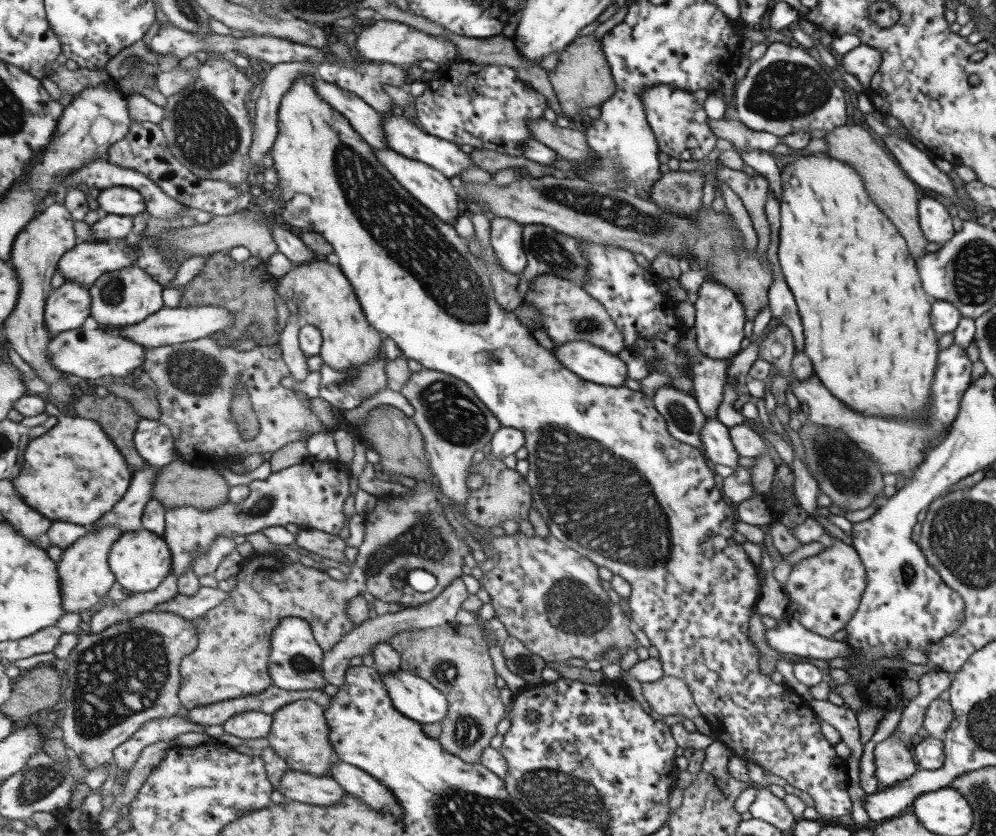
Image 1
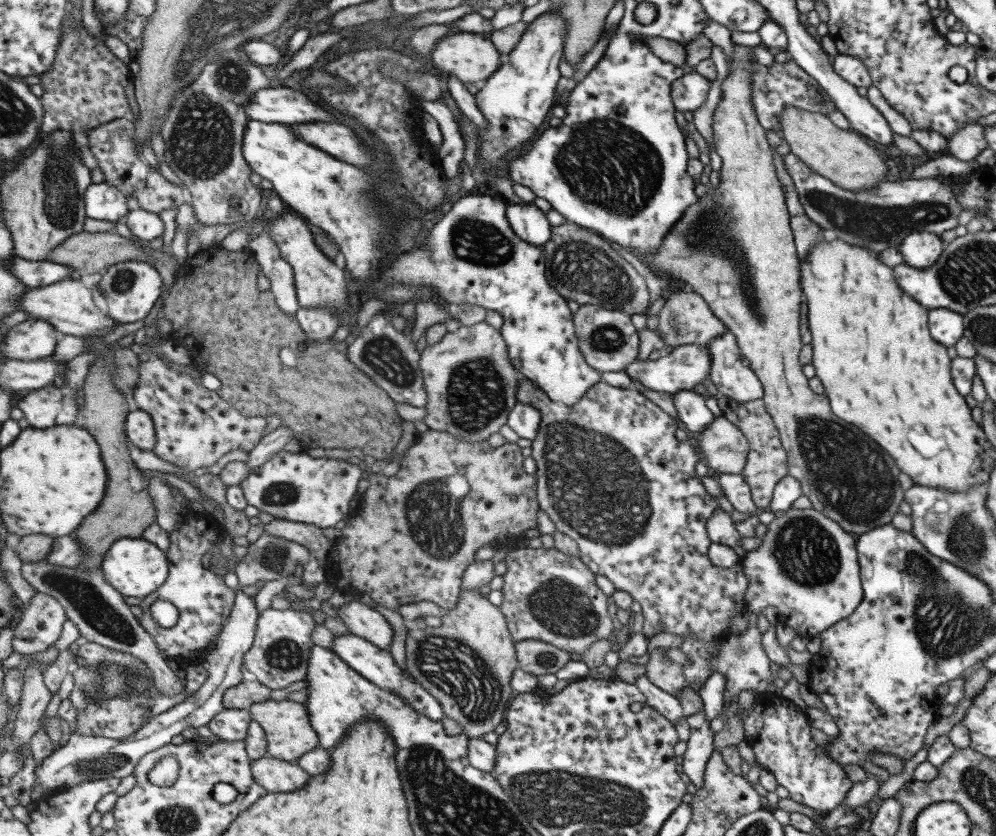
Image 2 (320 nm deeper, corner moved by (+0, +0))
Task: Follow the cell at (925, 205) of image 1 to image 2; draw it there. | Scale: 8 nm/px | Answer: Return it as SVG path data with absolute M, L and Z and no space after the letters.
M912 232L900 243L902 264L915 269L927 269L937 261L943 244L939 235L933 232Z

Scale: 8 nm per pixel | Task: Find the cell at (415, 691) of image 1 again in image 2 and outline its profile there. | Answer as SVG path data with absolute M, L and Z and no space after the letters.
M350 632L335 637L331 649L338 653L351 668L359 672L363 677L366 677L367 680L373 681L376 685L379 685L379 688L389 689L391 692L395 692L395 694L399 695L408 705L416 708L417 712L423 713L425 716L430 717L431 720L440 721L441 718L445 718L444 708L437 698L420 682L415 681L415 678L413 678L411 674L403 672L403 670L397 666L395 658L391 656L389 650L379 648L379 646L375 646L375 644L372 644L369 640L365 640L365 638L356 636Z

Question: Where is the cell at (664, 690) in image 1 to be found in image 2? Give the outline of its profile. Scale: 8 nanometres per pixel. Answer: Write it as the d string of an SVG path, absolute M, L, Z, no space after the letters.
M654 649L649 652L644 676L653 686L676 697L679 689L685 686L685 678L679 670L679 664L670 662L667 655L663 654L661 650Z

